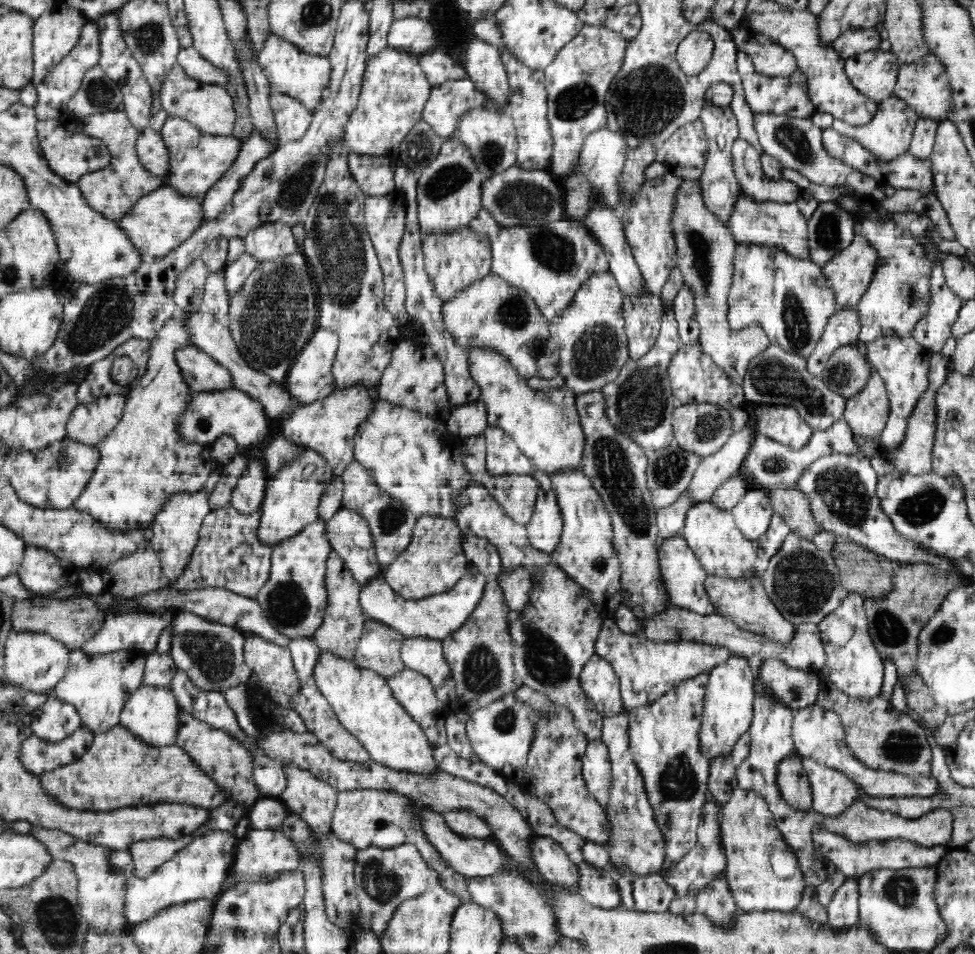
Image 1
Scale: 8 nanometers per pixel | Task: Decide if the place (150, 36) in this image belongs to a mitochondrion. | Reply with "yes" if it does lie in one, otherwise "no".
yes

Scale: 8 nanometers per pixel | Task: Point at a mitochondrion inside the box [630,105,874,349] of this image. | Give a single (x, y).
(698, 242)

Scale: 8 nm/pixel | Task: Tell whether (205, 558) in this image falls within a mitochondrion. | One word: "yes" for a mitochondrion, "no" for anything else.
no

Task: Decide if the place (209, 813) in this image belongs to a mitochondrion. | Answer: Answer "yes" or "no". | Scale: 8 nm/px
no

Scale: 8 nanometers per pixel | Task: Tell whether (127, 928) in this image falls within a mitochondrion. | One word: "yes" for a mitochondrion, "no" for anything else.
no

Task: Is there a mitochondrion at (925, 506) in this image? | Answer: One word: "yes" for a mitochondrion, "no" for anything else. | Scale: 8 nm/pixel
yes

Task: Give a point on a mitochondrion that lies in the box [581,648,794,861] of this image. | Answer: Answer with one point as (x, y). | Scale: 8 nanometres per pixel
(677, 781)

